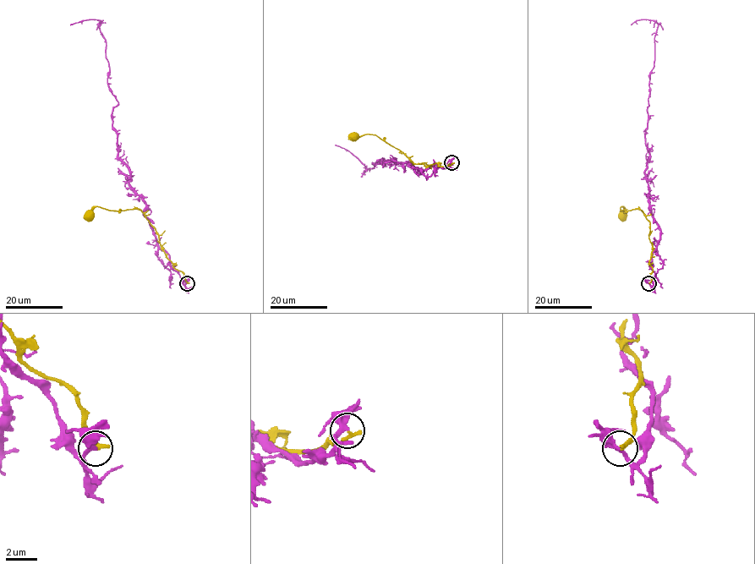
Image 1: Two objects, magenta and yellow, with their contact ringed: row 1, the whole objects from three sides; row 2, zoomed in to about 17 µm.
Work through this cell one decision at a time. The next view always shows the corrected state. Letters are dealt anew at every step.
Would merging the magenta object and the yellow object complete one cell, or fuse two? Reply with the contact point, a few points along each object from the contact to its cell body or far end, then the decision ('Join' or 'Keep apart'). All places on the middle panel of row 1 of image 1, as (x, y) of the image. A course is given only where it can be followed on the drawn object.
Place: (451, 162). Course of magenta: (451, 162), (417, 173), (410, 164), (381, 159), (363, 172), (351, 153), (335, 145). Course of yellow: (451, 163), (445, 166), (436, 163), (426, 166), (423, 163), (414, 164), (399, 150), (376, 135), (352, 136). Keep apart

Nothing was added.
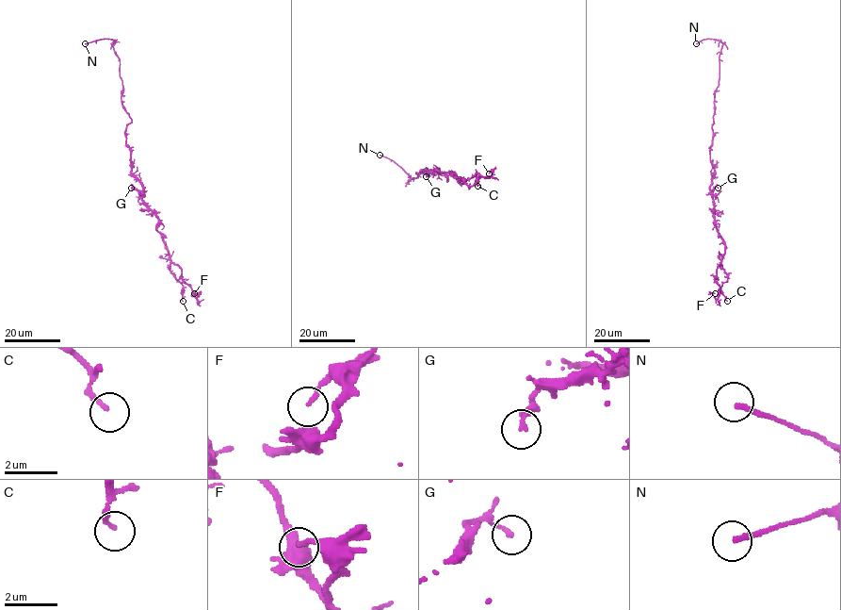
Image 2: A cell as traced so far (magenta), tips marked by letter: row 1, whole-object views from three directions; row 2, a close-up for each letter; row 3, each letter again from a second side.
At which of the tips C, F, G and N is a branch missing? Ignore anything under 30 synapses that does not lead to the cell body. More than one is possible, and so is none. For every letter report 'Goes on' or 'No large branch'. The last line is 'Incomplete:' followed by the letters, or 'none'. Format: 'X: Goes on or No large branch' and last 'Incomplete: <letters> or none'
C: No large branch
F: No large branch
G: No large branch
N: Goes on
Incomplete: N

